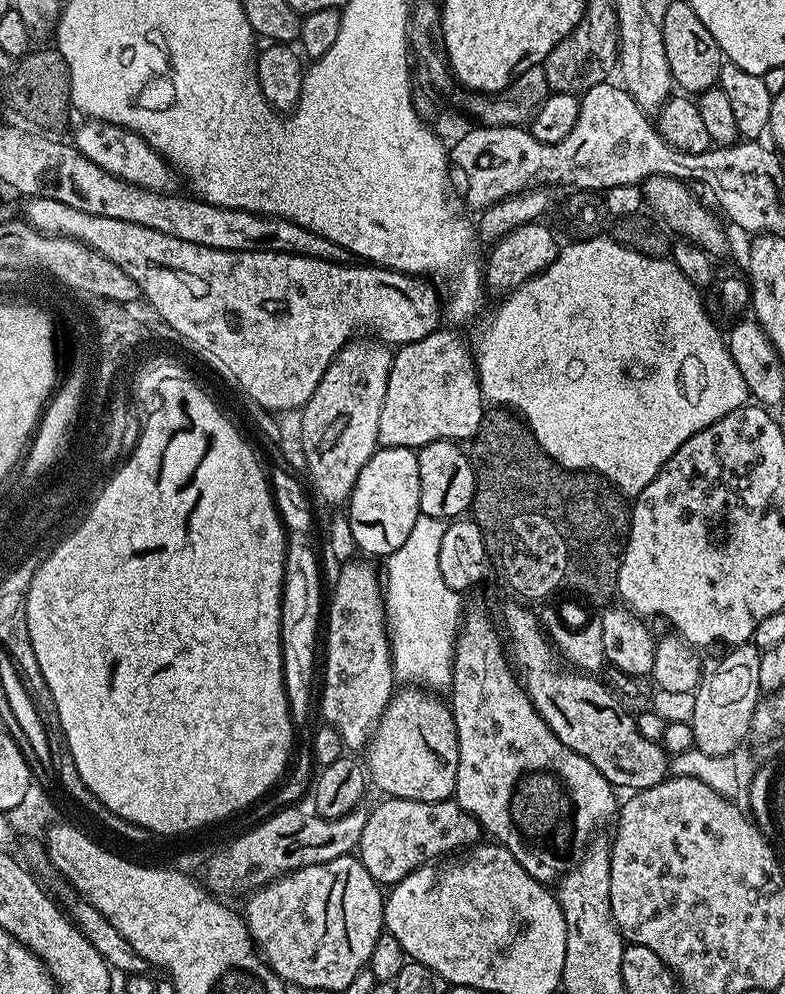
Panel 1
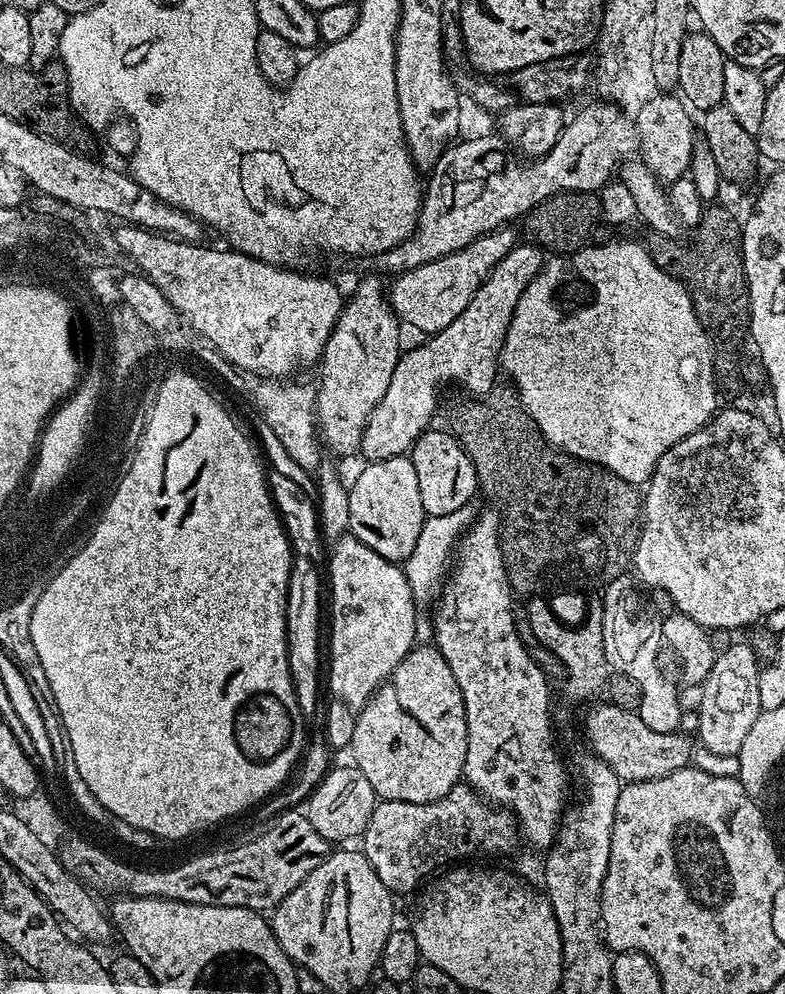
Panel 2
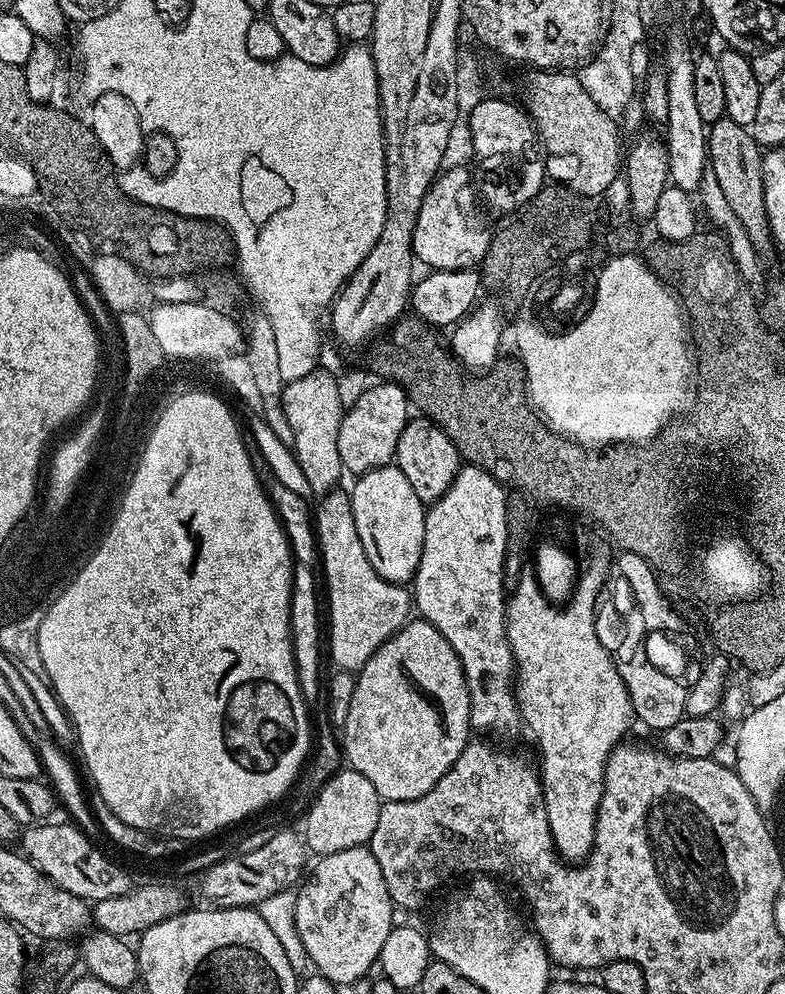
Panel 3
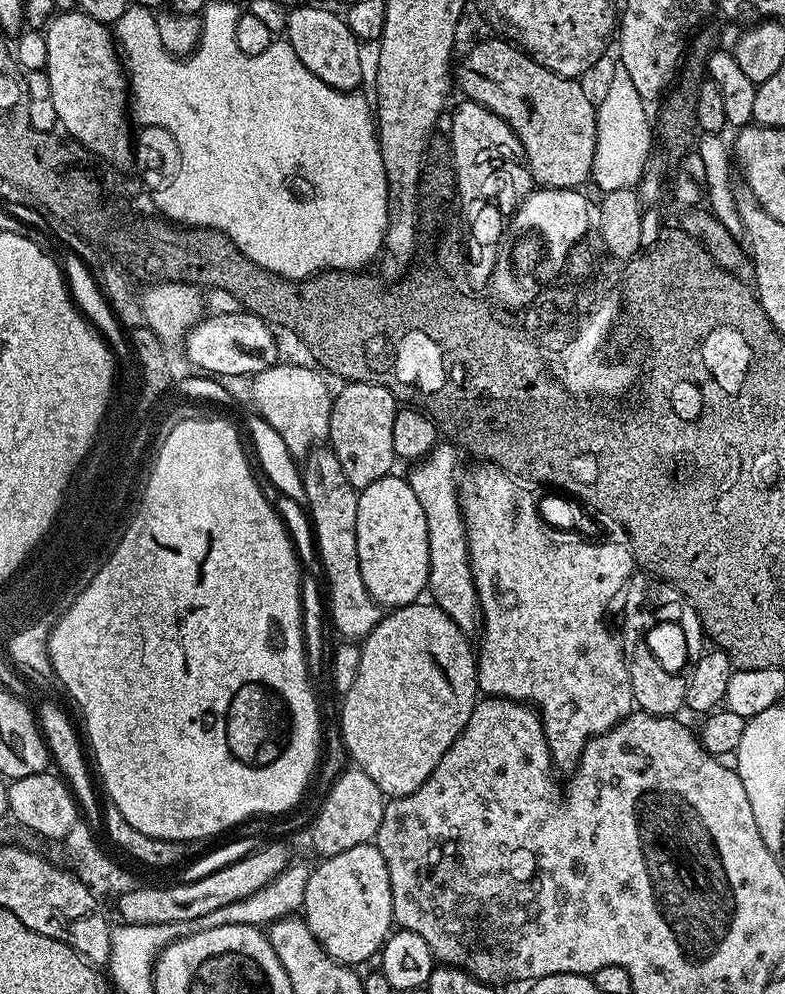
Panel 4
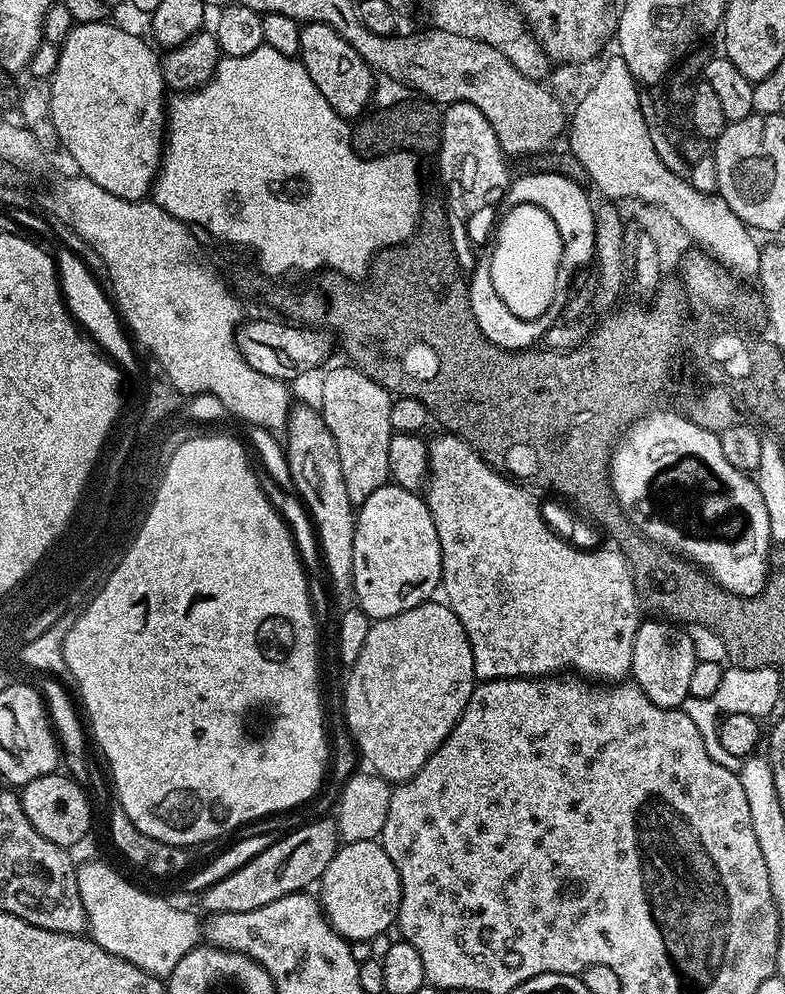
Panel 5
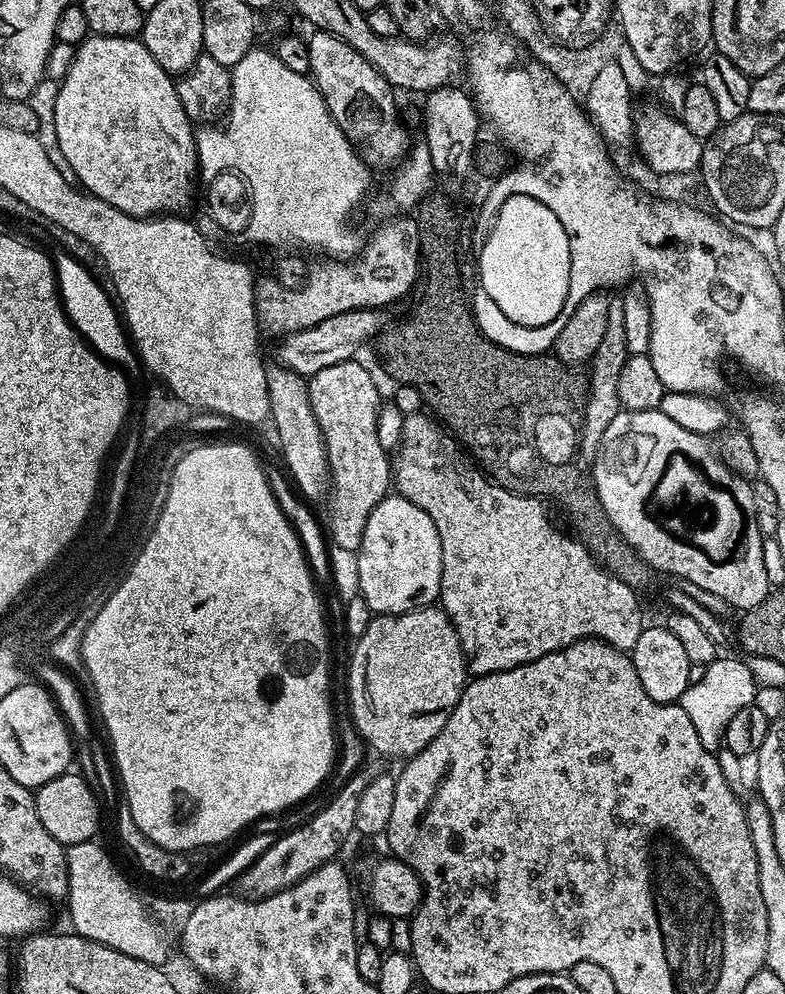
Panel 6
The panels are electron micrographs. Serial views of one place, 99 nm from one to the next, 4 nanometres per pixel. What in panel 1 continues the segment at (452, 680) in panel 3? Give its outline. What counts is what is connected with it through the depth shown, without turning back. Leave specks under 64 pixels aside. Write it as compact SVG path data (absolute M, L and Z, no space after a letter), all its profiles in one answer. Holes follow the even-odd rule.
M419 686L397 691L366 745L366 772L385 797L437 804L453 799L458 778L458 734L451 707Z

